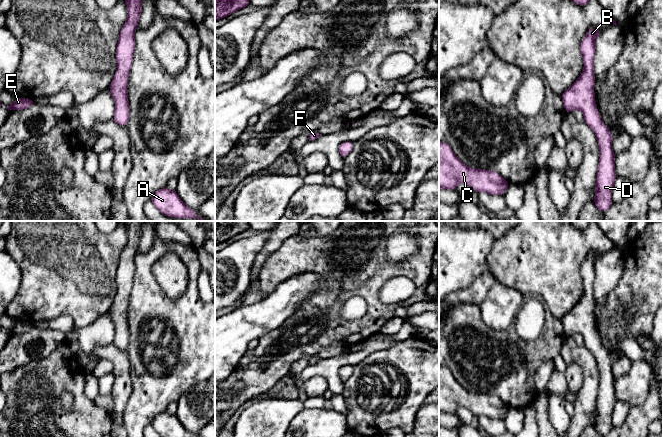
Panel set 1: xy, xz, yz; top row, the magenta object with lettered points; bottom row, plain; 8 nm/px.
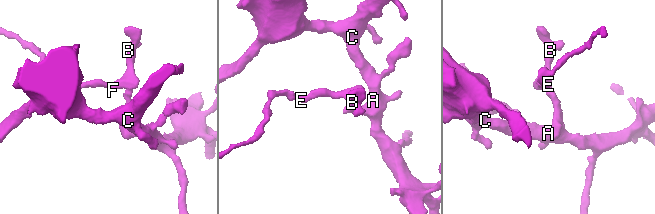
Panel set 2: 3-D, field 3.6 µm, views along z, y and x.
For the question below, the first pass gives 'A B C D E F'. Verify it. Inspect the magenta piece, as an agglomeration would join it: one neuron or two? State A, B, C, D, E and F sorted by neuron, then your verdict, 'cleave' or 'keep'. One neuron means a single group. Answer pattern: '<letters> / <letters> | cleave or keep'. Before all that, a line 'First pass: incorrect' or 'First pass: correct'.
First pass: correct
A B C D E F | keep

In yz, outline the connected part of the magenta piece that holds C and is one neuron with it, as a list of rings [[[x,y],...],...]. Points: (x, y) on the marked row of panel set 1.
[[[439,142],[439,188],[454,190],[459,183],[466,183],[477,193],[504,195],[509,183],[494,170],[474,169],[465,165],[445,142]]]

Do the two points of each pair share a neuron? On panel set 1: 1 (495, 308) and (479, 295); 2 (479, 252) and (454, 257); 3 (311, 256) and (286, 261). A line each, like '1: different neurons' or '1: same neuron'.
1: different neurons
2: same neuron
3: same neuron

